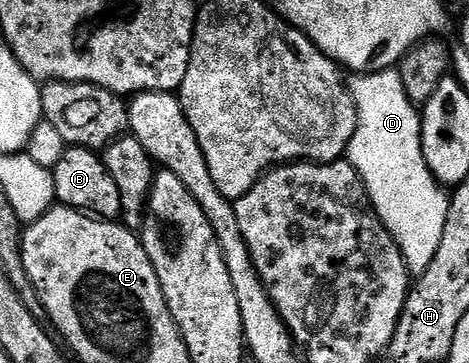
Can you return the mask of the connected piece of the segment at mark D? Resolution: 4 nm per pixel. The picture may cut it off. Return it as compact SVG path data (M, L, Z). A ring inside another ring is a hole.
M394 68L381 70L375 74L354 74L348 85L350 95L356 104L358 123L345 157L362 178L374 213L396 240L408 272L412 276L423 274L428 264L432 264L436 248L440 248L440 236L444 236L444 220L448 220L450 199L447 191L438 185L424 160L419 107L412 105L408 100L408 92L404 92L404 80Z

